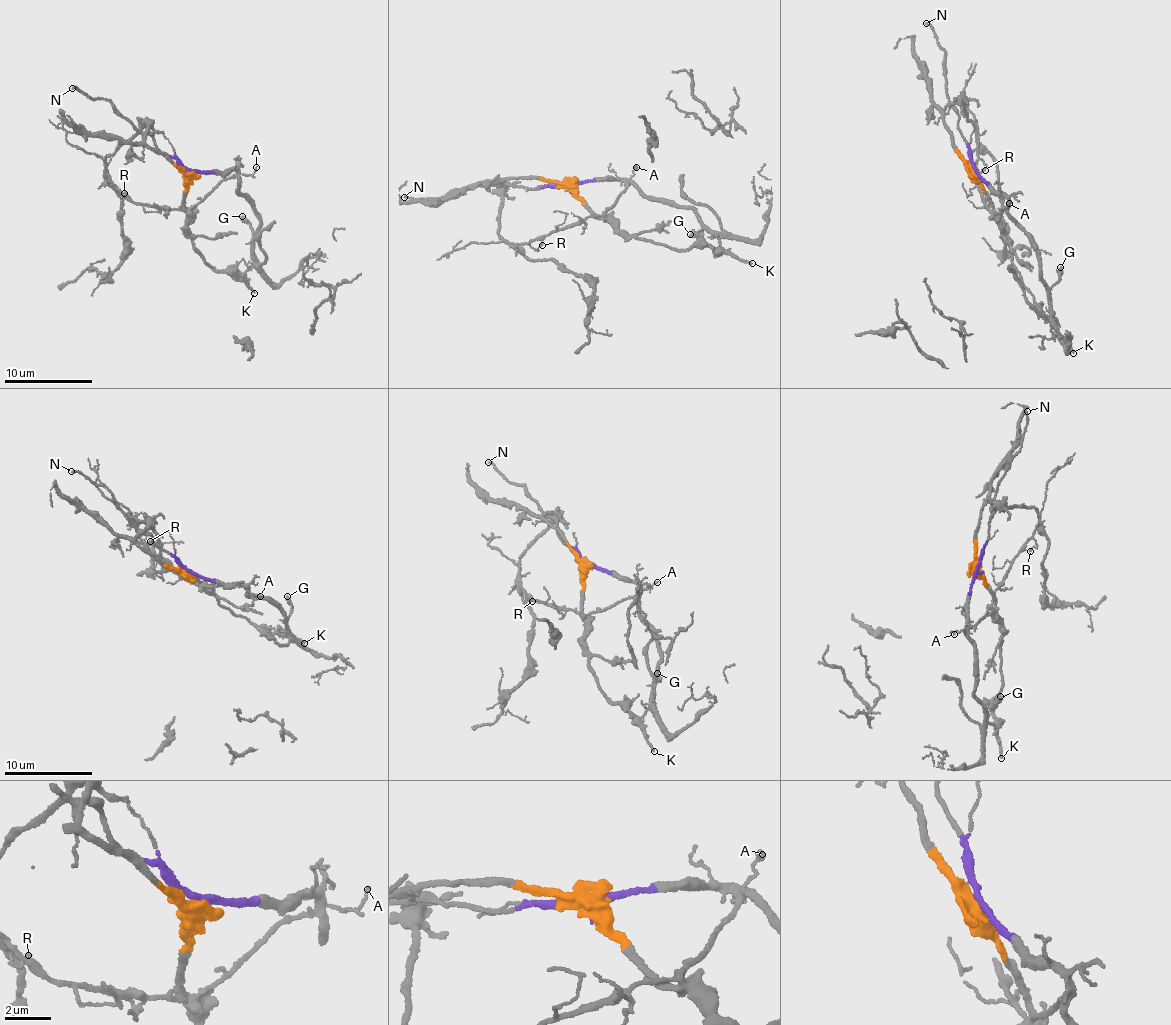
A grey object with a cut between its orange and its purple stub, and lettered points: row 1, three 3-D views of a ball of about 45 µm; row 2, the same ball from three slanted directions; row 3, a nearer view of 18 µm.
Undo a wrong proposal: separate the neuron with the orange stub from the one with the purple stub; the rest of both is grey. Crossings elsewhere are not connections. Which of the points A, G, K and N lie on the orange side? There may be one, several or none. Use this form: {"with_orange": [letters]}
{"with_orange": ["K"]}

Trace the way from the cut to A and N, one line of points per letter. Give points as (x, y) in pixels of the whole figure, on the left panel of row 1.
A: (189, 171), (236, 168), (252, 175), (256, 166)
N: (189, 171), (167, 157), (155, 141), (108, 101), (89, 99), (71, 88)

